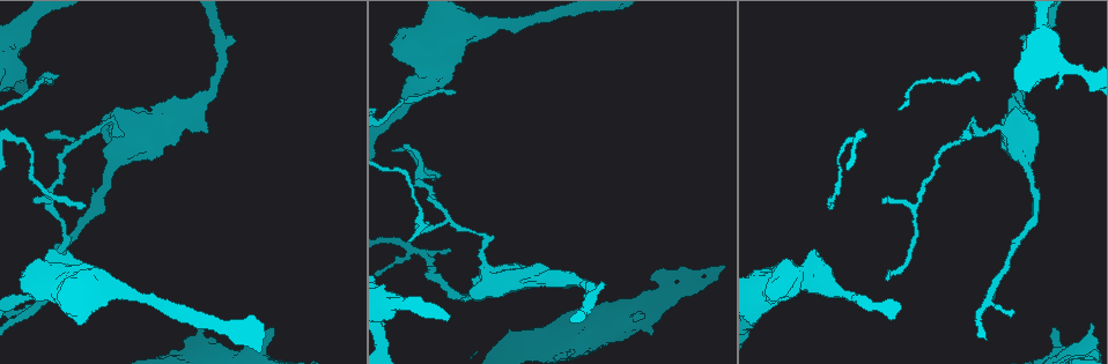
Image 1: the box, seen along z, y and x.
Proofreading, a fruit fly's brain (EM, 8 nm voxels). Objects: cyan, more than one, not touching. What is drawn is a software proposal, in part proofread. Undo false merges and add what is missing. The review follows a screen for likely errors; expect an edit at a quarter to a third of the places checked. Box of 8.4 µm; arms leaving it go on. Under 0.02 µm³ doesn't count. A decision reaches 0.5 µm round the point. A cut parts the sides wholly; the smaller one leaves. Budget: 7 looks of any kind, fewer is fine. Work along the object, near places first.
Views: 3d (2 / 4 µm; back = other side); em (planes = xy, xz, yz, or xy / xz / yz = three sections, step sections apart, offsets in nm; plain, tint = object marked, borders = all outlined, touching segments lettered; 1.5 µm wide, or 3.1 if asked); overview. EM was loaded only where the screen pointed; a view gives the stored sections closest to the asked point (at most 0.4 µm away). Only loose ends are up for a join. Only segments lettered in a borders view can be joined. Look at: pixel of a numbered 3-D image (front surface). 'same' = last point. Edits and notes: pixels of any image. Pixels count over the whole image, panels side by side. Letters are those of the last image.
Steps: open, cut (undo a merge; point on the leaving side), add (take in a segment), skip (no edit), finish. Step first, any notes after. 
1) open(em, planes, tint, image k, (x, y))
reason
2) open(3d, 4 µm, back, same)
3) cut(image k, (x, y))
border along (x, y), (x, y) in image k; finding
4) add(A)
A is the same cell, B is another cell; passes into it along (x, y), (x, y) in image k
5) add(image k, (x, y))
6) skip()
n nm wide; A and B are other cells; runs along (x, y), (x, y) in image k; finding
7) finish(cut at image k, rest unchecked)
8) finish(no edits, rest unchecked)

open(3d, 2 µm, back, image 1, (400, 28))
thick end

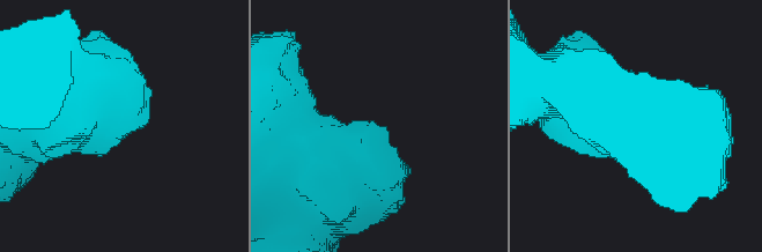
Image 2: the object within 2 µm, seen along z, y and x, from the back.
open(em, xz, step 8, tint, image 2, (386, 130))
shape alone is not enough

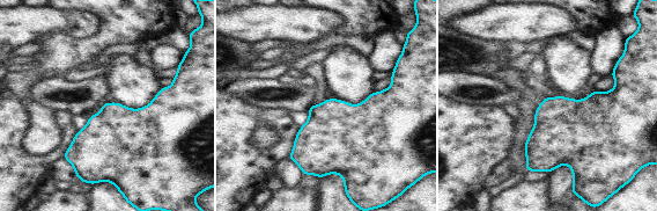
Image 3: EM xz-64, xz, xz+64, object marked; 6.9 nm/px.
open(em, planes, borders, same)
cut it another way

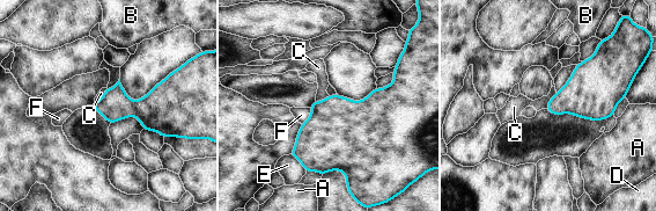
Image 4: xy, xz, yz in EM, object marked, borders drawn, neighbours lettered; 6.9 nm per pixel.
skip()
A, B, C, D, E and F are other cells; border along (310, 108), (310, 115), (301, 124) in image 4; none of them fits

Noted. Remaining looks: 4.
open(3d, 4 µm, image 1, (1022, 150))
small branch off a trunk

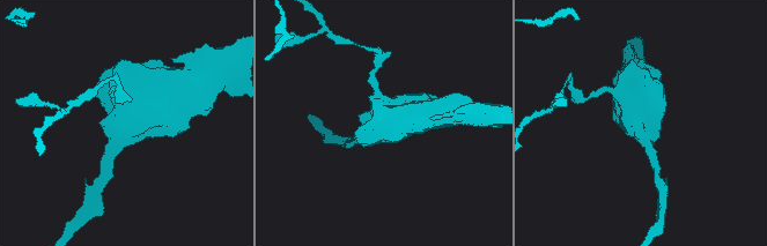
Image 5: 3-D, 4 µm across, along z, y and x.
open(em, xz, step 4, tint, image 5, (125, 124))

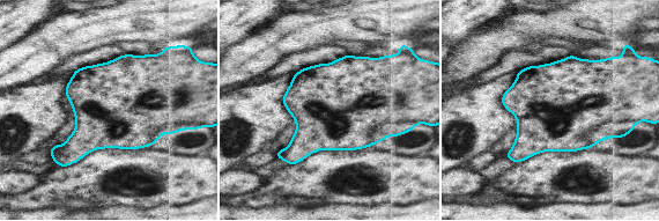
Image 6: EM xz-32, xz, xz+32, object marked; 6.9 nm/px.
open(em, planes, borders, same)

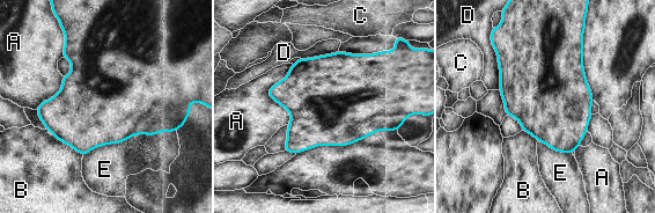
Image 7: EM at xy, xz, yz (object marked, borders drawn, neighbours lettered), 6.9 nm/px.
skip()
600 nm wide; E touches over 600 nm; A, B, C, D and E are other cells; one cell here

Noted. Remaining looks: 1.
finish(no edits, rest unchecked)

